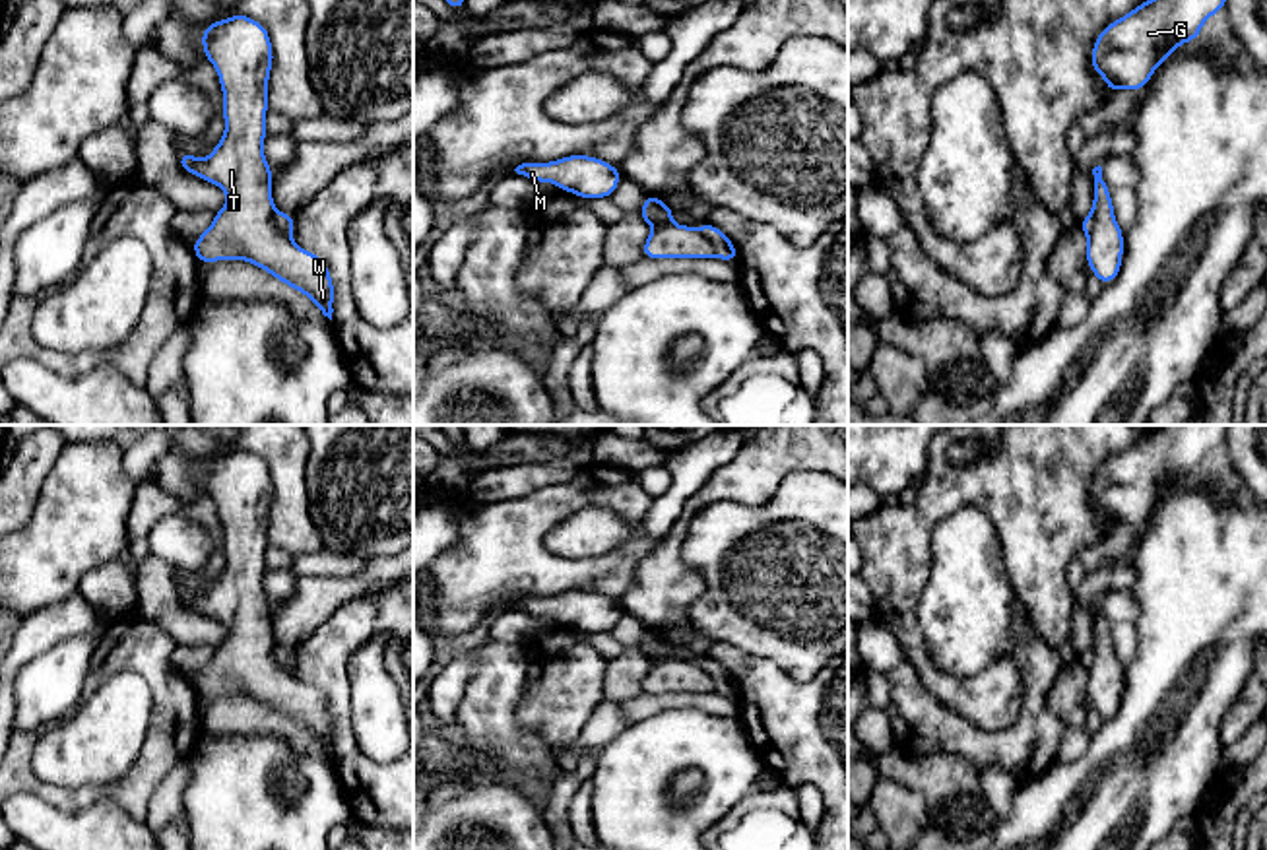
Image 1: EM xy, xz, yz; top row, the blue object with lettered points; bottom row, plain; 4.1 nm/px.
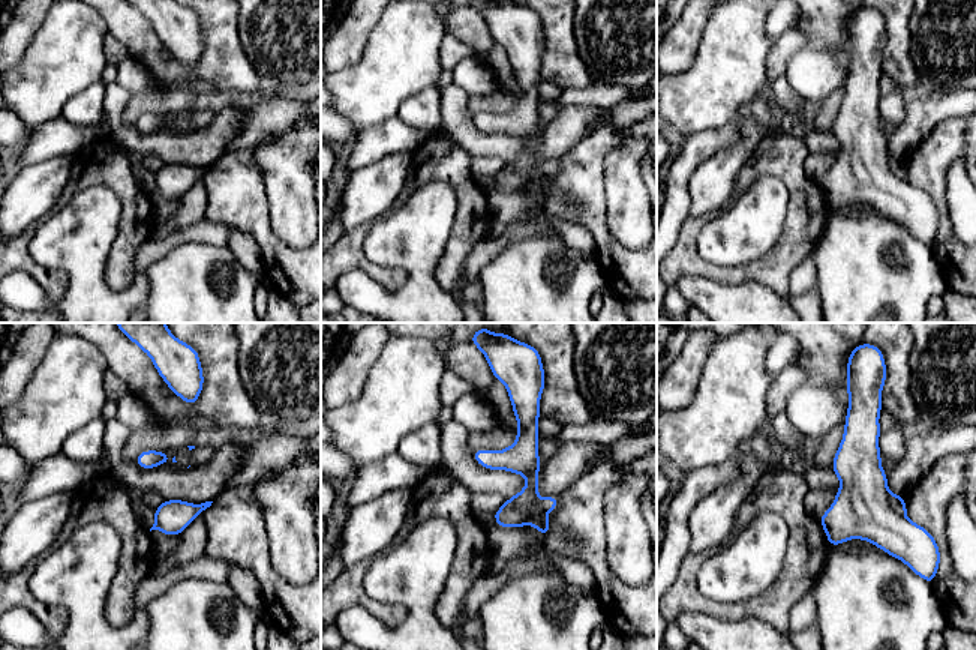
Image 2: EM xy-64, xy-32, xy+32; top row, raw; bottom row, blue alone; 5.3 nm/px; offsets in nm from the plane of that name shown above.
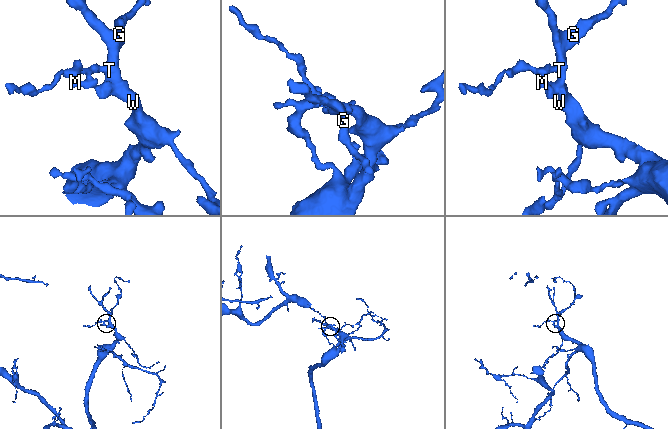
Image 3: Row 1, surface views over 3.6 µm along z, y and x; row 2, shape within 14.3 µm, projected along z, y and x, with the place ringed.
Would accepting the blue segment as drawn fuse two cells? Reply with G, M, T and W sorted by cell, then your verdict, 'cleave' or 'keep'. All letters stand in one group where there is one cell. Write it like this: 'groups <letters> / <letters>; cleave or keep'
groups G M T W; keep

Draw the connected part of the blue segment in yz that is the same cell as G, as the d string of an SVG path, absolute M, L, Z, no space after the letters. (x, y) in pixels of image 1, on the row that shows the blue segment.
M1145 0L1098 33L1090 52L1090 68L1104 78L1110 95L1116 89L1141 91L1151 82L1154 70L1180 45L1199 39L1203 23L1224 10L1224 6L1226 0Z

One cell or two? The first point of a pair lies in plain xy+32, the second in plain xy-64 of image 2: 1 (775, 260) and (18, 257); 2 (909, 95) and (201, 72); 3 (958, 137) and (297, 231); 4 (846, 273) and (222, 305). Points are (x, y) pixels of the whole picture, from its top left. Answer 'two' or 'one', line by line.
1: one
2: two
3: two
4: one

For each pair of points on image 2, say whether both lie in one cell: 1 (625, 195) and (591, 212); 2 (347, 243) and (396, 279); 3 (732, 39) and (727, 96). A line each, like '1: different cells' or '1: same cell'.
1: different cells
2: same cell
3: same cell

